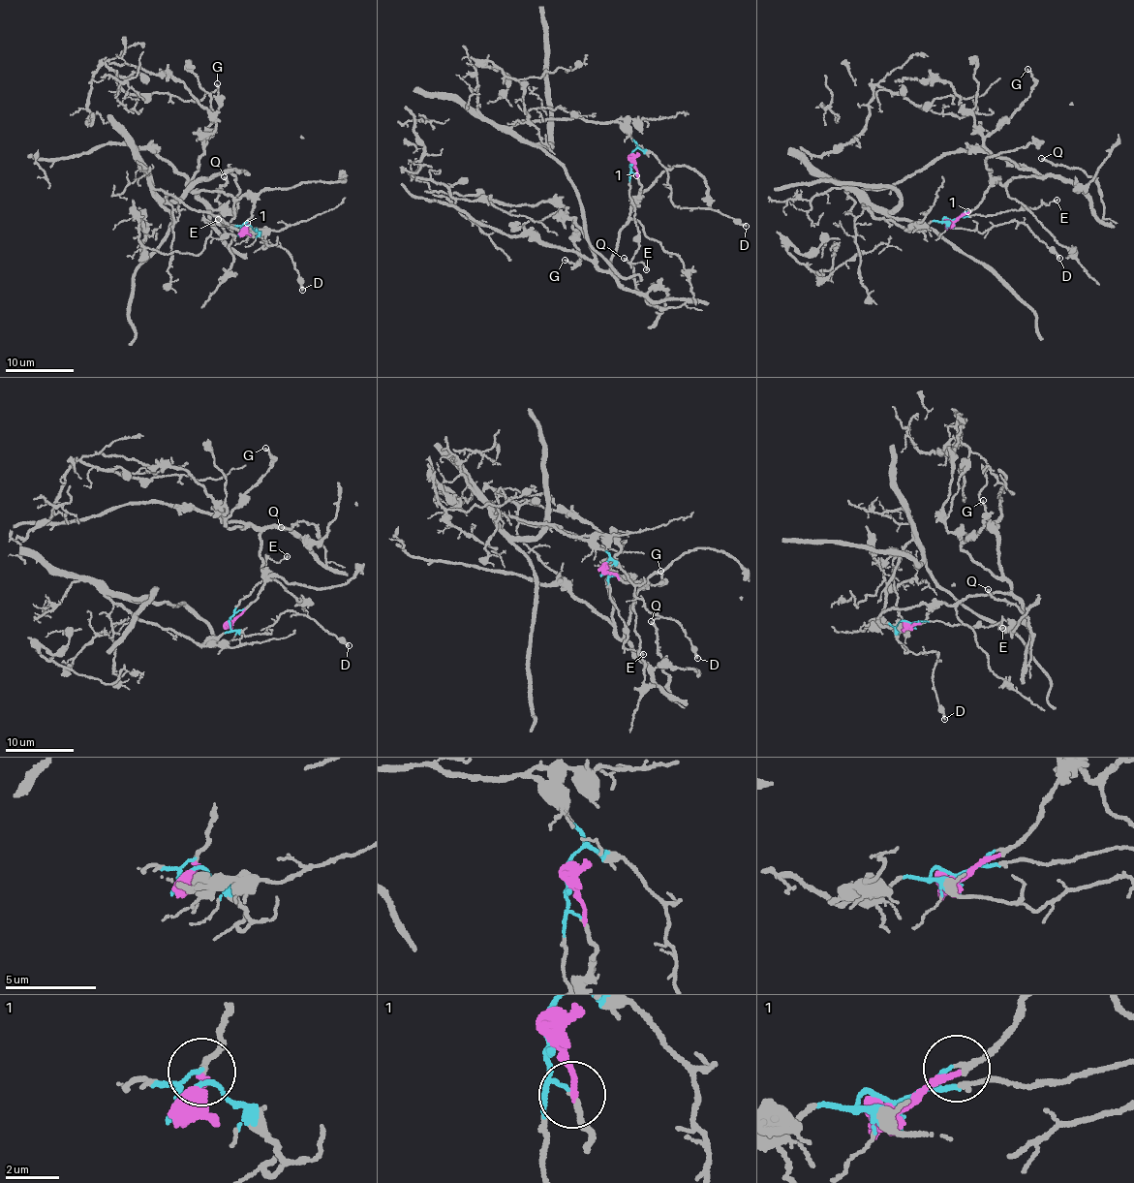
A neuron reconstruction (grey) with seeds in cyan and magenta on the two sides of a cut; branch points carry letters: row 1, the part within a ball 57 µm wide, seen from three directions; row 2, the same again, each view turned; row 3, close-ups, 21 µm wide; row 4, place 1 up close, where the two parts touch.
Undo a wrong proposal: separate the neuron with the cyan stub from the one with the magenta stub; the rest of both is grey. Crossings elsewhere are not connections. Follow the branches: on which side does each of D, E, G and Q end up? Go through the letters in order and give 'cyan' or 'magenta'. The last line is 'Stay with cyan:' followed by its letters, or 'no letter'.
D: cyan
E: cyan
G: magenta
Q: magenta
Stay with cyan: D, E

